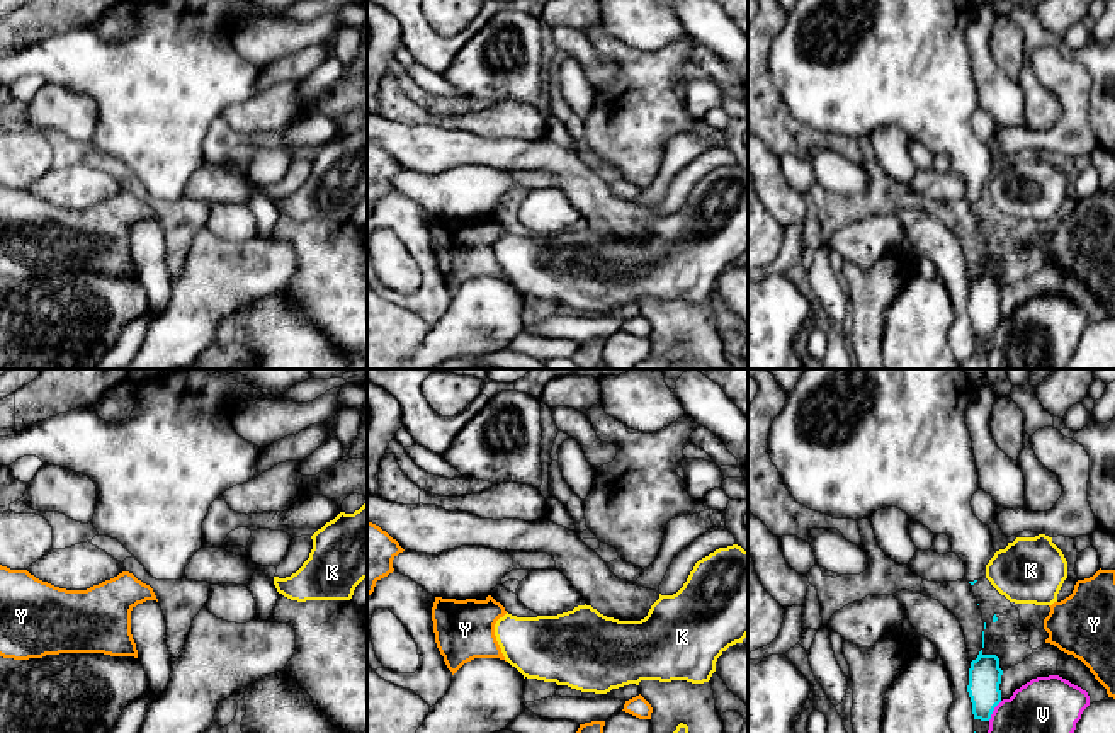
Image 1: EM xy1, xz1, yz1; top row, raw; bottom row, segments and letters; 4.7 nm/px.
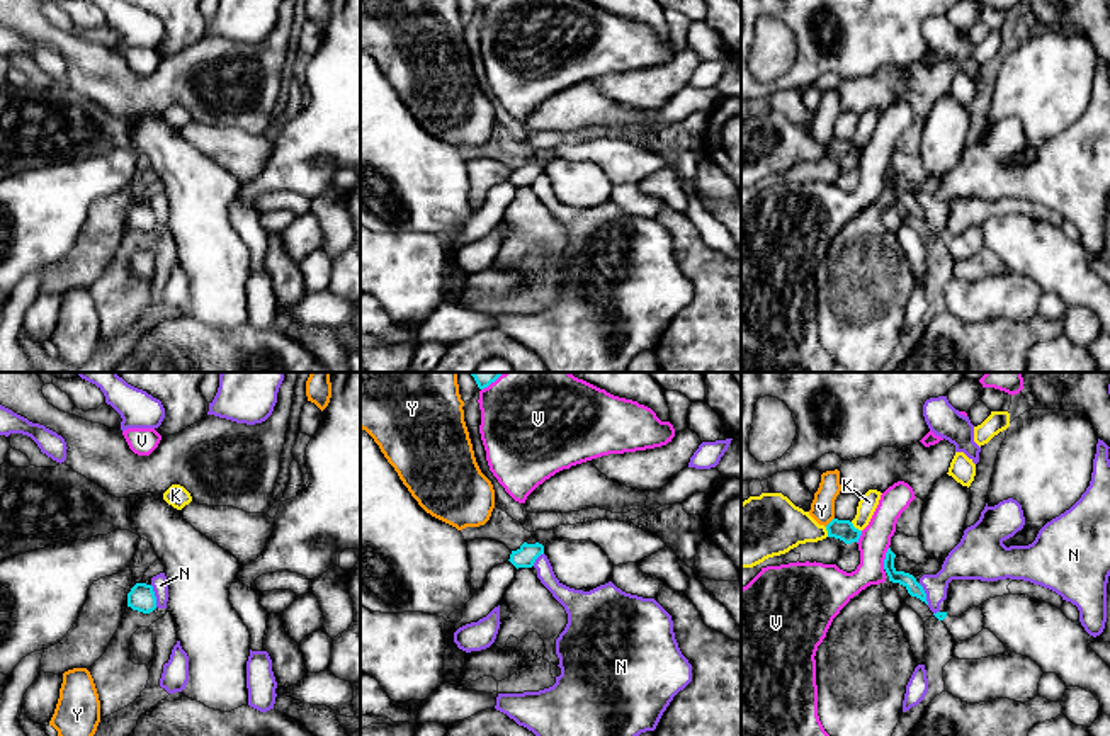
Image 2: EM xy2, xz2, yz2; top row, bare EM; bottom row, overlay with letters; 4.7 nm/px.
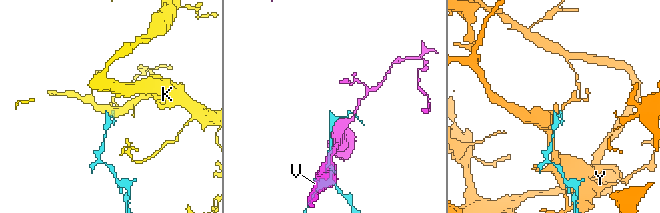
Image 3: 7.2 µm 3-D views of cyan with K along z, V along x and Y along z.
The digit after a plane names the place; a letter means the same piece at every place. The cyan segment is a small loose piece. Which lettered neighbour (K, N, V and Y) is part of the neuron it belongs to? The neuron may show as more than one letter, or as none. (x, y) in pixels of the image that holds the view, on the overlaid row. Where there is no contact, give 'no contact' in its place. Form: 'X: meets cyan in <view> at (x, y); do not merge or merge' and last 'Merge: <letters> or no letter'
K: meets cyan in yz2 at (854, 527); do not merge
N: meets cyan in xy2 at (153, 595); do not merge
V: meets cyan in yz2 at (886, 558); do not merge
Y: meets cyan in yz2 at (830, 522); do not merge
Merge: no letter

